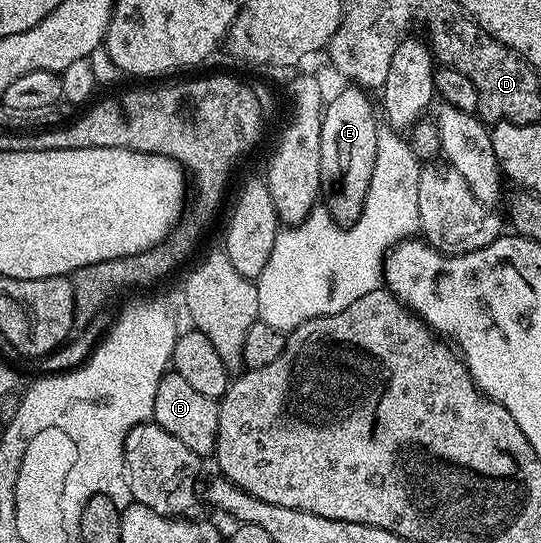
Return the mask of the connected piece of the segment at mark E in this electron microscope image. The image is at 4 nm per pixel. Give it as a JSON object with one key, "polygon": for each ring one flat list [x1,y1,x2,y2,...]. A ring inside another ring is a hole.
{"polygon":[[356,85,345,88,324,104,321,112,321,189,323,205,331,213,334,223,354,223,363,213,371,173,375,173,379,115,373,112,373,103,366,92],[378,119,378,123,377,123]]}

